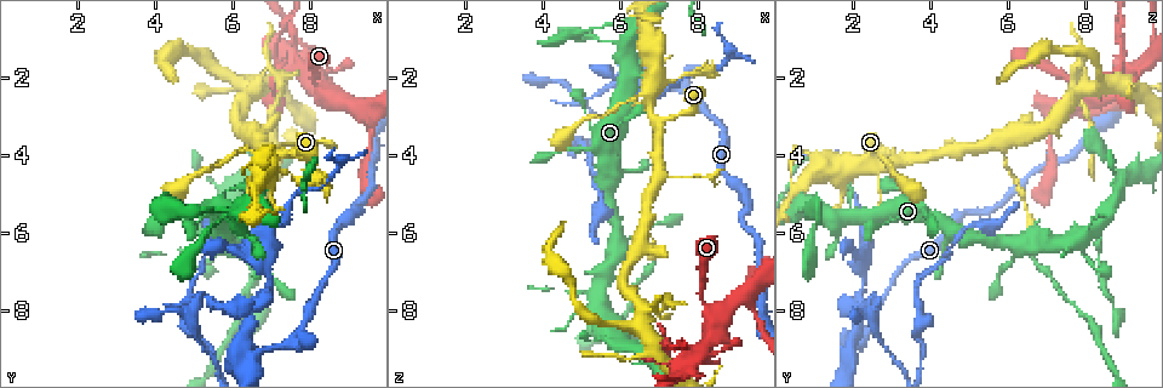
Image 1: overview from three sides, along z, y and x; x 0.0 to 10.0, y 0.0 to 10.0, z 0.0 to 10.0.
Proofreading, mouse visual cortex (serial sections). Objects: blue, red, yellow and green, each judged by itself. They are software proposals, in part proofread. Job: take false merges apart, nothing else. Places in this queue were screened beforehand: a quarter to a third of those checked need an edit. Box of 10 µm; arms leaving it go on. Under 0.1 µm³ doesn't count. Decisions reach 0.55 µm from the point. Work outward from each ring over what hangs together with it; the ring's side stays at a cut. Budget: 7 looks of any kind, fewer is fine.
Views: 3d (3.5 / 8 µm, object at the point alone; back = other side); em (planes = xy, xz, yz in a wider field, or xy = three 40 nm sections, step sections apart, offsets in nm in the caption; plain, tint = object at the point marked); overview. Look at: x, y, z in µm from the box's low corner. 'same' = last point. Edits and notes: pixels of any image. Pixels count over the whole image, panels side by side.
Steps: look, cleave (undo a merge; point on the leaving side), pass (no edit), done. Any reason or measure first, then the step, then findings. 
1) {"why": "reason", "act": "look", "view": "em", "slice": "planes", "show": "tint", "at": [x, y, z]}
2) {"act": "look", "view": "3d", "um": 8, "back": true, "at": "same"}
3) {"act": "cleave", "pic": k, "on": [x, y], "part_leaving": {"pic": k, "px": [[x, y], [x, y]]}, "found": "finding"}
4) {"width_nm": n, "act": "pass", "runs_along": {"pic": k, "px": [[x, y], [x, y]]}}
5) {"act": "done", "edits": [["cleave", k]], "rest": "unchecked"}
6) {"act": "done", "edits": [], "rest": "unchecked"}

{"why": "sudden change in width", "act": "look", "view": "3d", "um": 3.5, "at": [5.90, 6.30, 6.45]}

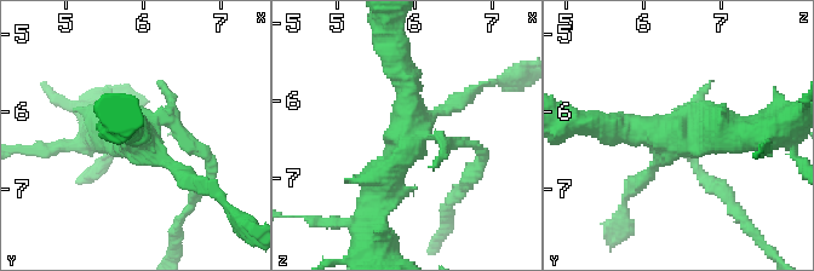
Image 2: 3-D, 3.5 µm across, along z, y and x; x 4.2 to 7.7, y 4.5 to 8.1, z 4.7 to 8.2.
{"act": "look", "view": "em", "slice": "xy", "step": 1, "show": "tint", "at": [5.95, 6.25, 6.40]}

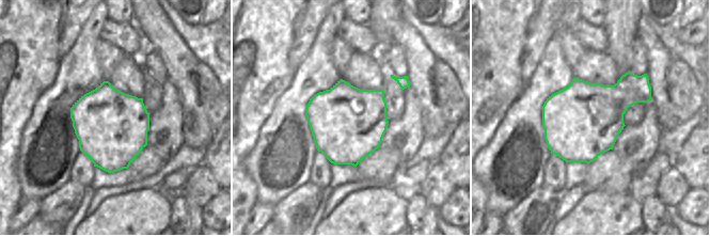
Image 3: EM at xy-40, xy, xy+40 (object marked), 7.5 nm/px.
{"act": "pass", "runs_along": {"pic": 2, "px": [[397, 56], [408, 133], [376, 201]]}, "found": "continuous, no second cell"}

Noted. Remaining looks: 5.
{"why": "abrupt turn", "act": "look", "view": "3d", "um": 3.5, "at": [7.10, 4.10, 3.10]}

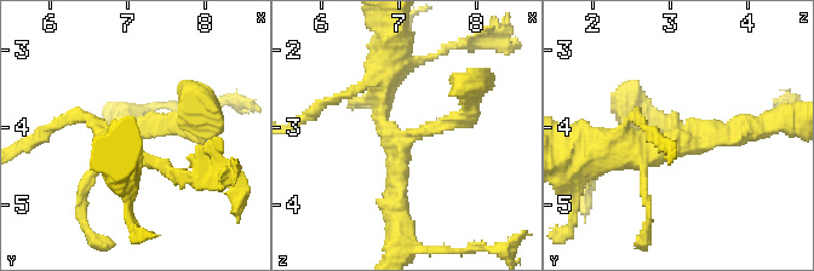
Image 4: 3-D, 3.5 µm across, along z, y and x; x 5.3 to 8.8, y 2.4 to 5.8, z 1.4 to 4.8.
{"arms": 3, "arm_widths_nm": [200, 250, 300], "why": "need the tissue", "act": "look", "view": "em", "slice": "planes", "show": "tint", "at": [7.05, 4.05, 3.20]}

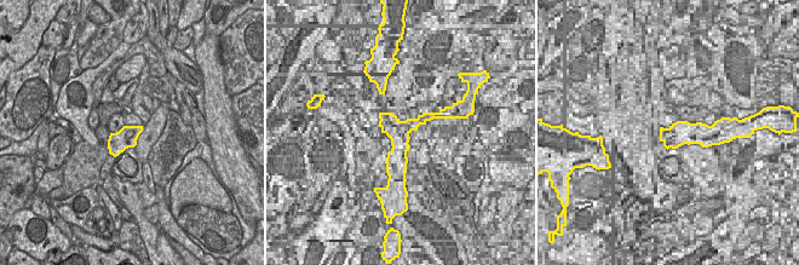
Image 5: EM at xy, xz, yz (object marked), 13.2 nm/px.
{"act": "pass", "runs_along": {"pic": 4, "px": [[468, 107], [401, 144], [397, 219]]}, "found": "one cell here"}

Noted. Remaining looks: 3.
{"why": "thin neck", "act": "look", "view": "3d", "um": 3.5, "at": [7.90, 1.85, 9.10]}

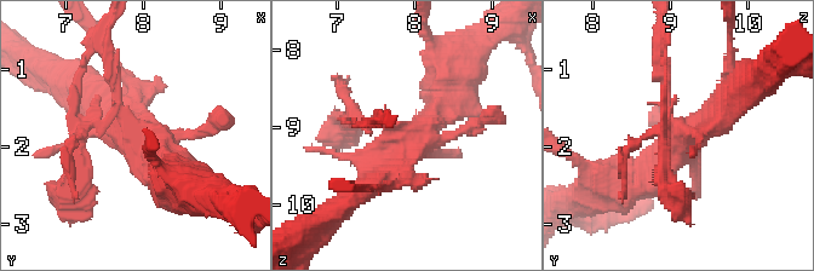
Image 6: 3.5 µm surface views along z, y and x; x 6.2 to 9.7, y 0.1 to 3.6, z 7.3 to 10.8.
{"act": "look", "view": "em", "slice": "planes", "show": "tint", "at": [7.90, 1.90, 9.20]}

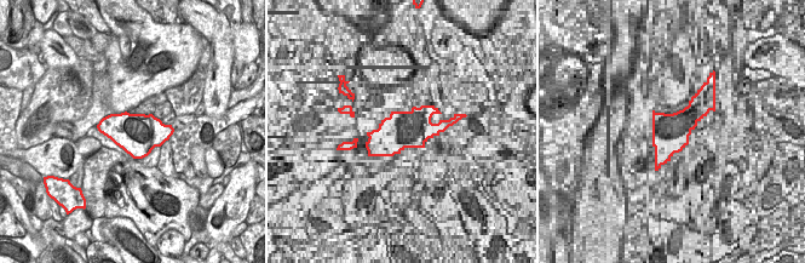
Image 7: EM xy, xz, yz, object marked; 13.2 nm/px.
{"act": "pass", "found": "one cell here"}

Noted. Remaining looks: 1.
{"act": "done", "edits": [], "rest": "unchecked"}

